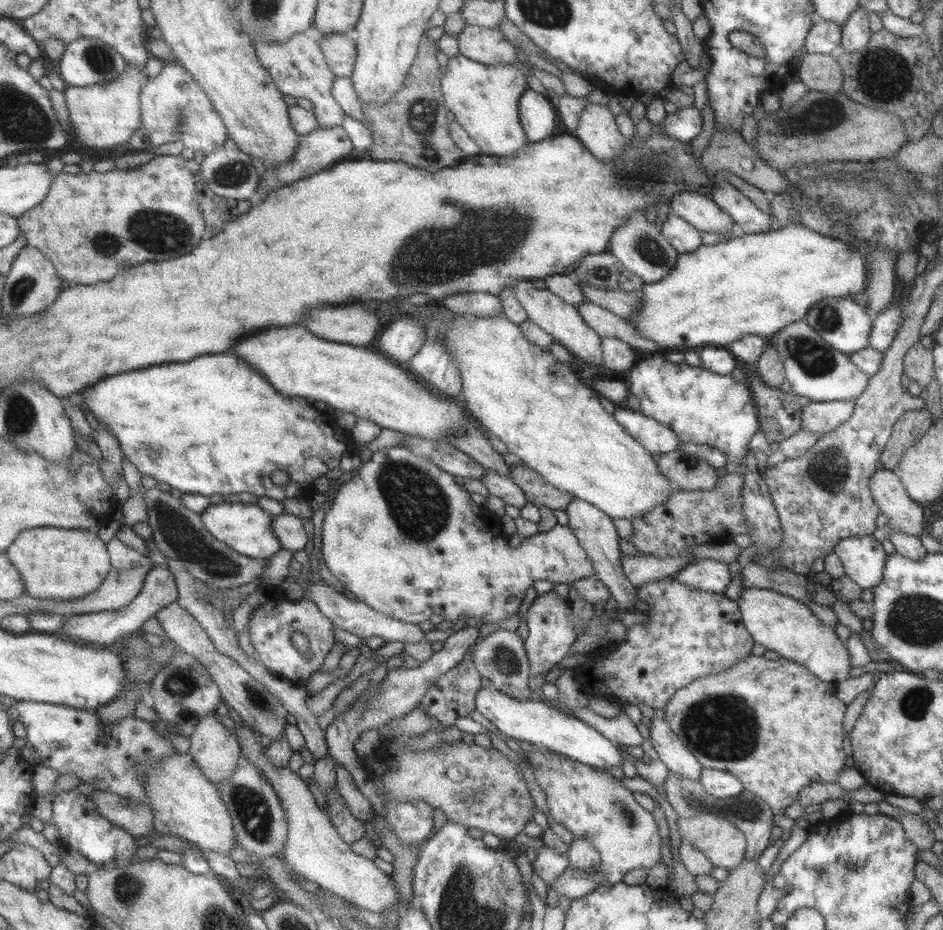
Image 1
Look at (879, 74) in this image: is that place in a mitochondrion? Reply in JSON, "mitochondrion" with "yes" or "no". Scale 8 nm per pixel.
{"mitochondrion":"yes"}

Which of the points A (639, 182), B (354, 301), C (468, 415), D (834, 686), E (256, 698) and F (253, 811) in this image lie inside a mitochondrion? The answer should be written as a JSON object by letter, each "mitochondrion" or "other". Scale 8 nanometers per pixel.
{"A":"mitochondrion","B":"other","C":"other","D":"other","E":"mitochondrion","F":"mitochondrion"}

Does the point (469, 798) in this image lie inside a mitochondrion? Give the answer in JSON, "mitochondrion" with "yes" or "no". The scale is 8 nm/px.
{"mitochondrion":"yes"}

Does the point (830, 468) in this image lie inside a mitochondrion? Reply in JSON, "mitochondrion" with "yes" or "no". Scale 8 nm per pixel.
{"mitochondrion":"yes"}

